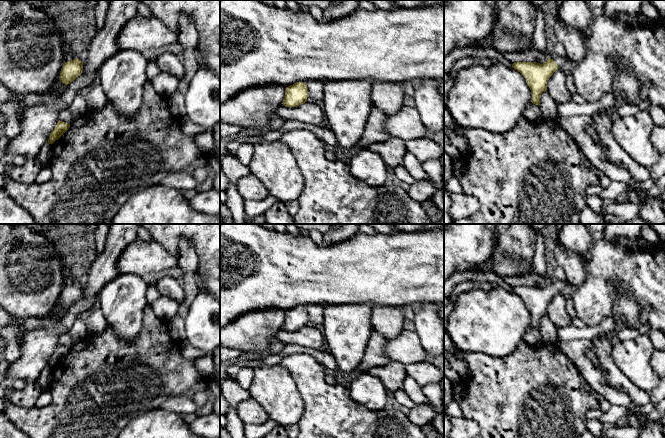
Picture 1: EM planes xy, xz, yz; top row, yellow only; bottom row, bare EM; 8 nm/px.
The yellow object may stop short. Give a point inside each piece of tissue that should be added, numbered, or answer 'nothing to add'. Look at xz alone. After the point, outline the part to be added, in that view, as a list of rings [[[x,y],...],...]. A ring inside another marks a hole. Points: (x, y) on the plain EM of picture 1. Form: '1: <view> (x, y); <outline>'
nothing to add

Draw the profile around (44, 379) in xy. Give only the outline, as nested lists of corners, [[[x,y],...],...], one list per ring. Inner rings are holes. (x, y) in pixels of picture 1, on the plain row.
[[[52,368],[44,369],[40,375],[35,380],[41,387],[42,390],[47,390],[50,388],[50,383],[52,379]]]

